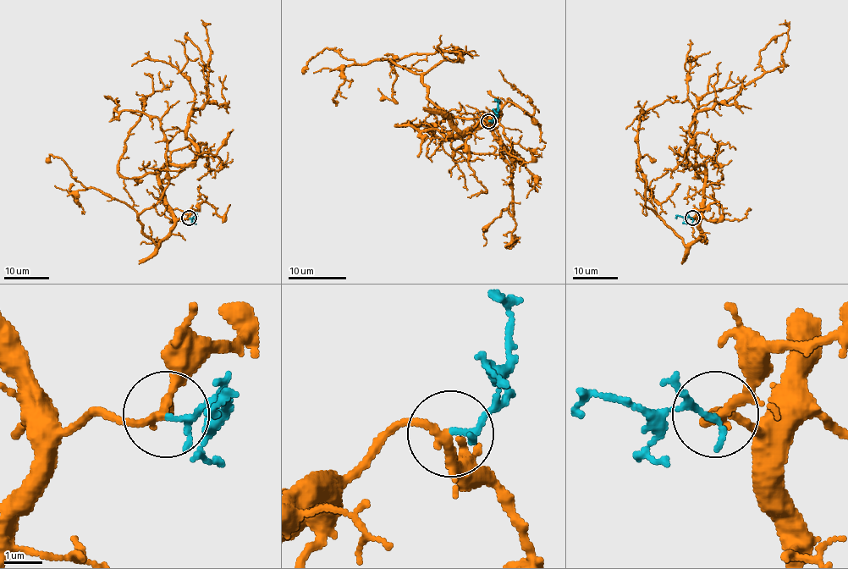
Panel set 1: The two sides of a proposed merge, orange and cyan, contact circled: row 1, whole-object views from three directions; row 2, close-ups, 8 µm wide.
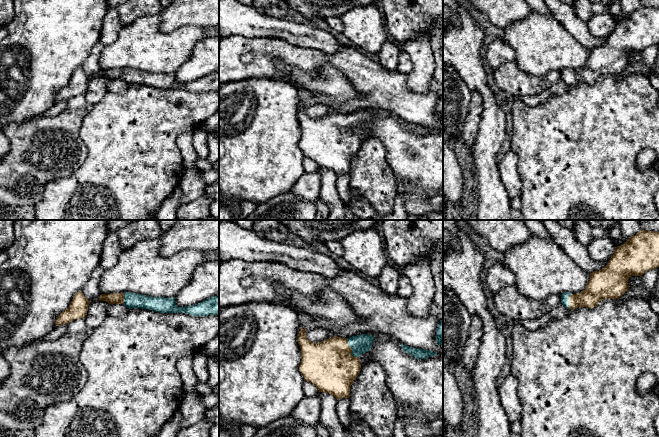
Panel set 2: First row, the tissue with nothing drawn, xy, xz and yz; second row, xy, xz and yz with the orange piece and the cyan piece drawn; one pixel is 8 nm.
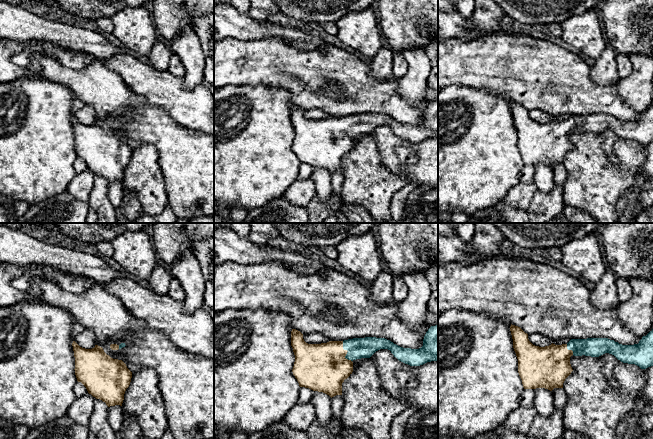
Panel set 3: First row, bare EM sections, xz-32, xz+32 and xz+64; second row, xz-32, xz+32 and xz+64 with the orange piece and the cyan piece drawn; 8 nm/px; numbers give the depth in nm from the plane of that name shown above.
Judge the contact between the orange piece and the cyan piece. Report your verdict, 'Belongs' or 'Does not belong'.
Belongs

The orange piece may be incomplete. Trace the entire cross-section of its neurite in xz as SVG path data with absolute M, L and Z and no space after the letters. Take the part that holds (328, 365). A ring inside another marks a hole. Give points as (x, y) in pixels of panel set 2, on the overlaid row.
M301 328L298 344L301 349L301 363L299 371L304 380L317 387L319 392L333 395L337 400L350 397L350 388L361 368L359 356L368 352L375 338L368 334L361 334L349 338L335 336L319 343L313 343L306 337L306 329Z

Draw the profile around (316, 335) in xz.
M321 328L306 330L306 337L313 343L319 343L326 339L332 338L330 335L330 331Z

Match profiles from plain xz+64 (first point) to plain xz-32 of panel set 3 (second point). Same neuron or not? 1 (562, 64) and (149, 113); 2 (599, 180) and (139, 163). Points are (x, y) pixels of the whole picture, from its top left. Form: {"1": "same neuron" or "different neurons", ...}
{"1": "different neurons", "2": "same neuron"}

